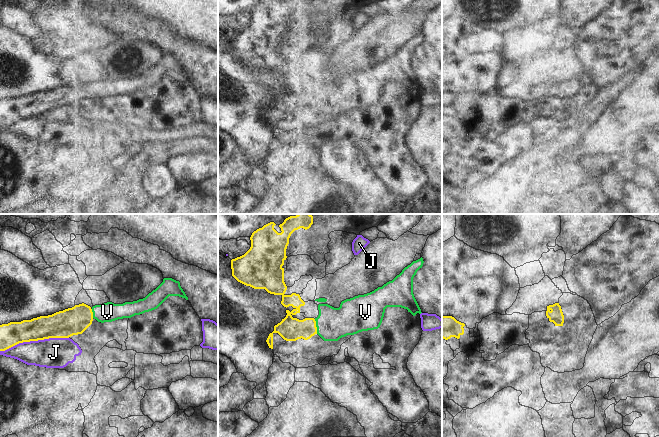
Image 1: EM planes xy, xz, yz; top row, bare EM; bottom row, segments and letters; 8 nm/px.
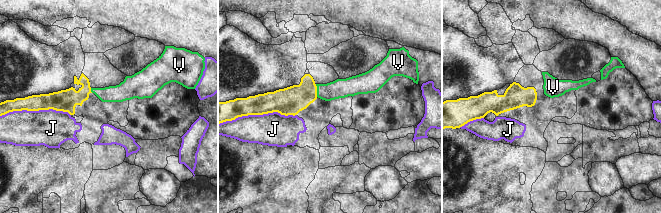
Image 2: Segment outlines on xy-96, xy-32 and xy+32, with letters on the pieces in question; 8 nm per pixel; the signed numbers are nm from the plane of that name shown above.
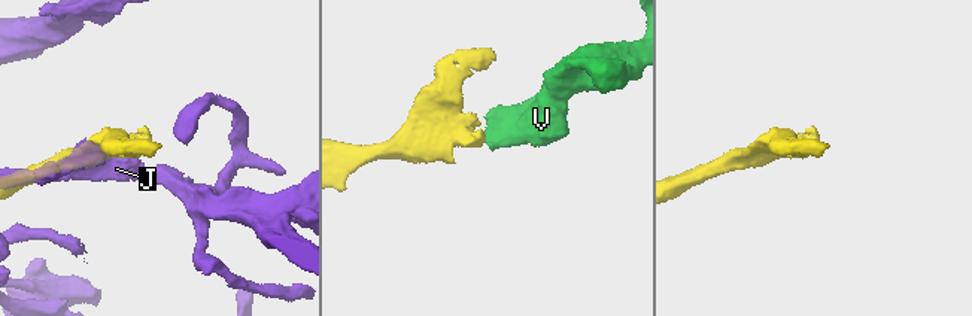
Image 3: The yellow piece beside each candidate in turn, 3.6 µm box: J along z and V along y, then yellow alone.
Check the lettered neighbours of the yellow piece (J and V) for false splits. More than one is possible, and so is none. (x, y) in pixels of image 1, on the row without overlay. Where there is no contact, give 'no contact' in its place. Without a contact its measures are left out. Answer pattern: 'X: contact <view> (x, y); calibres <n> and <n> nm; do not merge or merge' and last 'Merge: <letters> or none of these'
J: contact xy (34, 116); calibres 200 and 240 nm; do not merge
V: contact xz (315, 102); calibres 190 and 260 nm; merge
Merge: V

